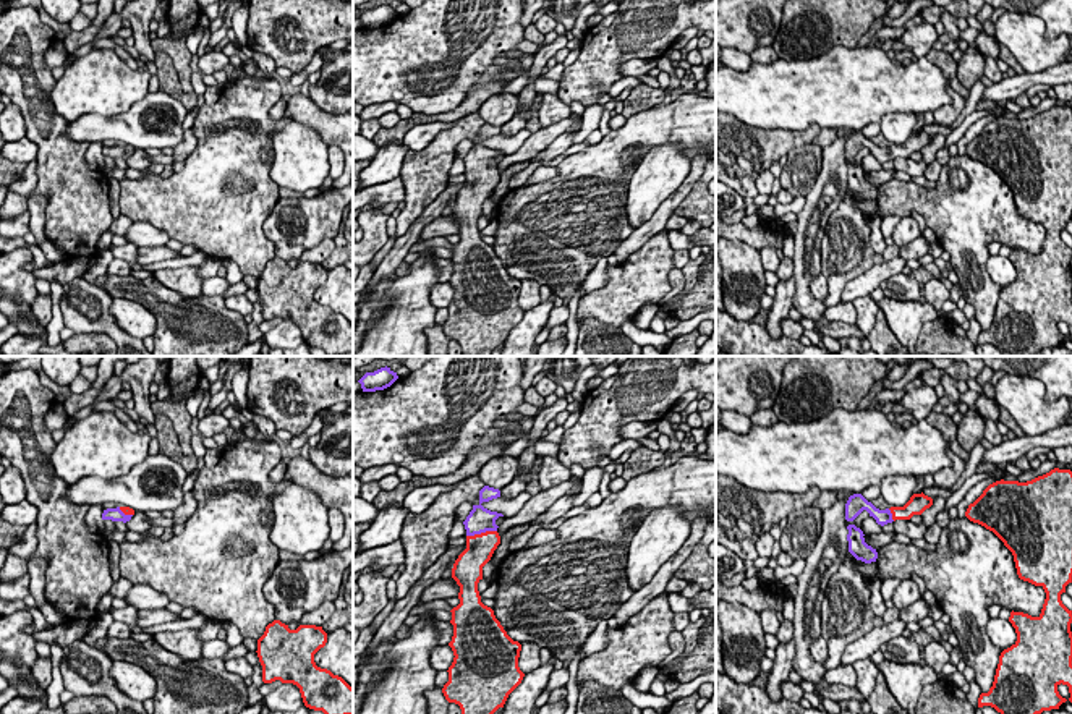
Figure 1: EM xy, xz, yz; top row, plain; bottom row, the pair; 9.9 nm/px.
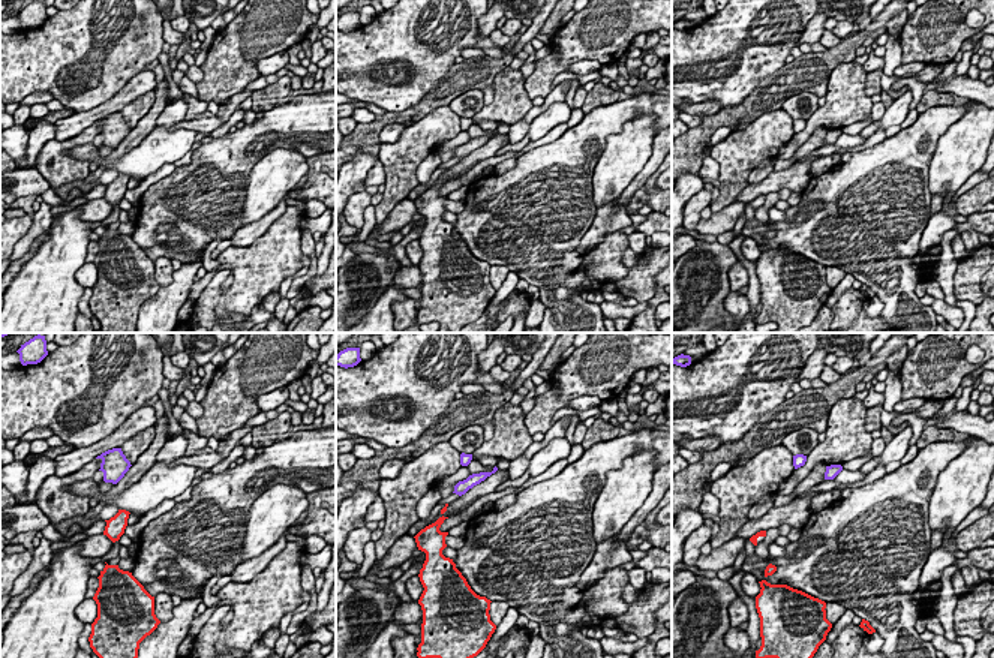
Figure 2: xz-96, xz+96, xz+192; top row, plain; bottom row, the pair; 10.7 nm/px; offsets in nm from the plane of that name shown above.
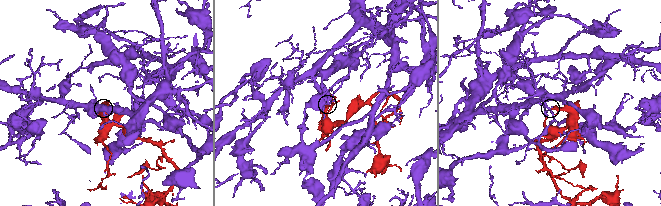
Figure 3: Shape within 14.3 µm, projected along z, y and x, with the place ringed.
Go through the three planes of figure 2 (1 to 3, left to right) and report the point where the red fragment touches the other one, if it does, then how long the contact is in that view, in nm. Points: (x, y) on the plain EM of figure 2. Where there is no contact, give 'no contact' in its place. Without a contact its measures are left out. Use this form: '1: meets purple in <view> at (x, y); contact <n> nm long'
1: no contact
2: no contact
3: no contact

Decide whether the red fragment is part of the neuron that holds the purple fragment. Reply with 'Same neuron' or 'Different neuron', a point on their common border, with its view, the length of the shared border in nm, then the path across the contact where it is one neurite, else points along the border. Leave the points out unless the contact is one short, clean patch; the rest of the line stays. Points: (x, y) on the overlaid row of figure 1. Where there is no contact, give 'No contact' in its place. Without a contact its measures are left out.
Same neuron. Touches purple at xz (481, 531). Shared border 320 nm. Path across: xz (480, 520), (481, 531), (480, 548)

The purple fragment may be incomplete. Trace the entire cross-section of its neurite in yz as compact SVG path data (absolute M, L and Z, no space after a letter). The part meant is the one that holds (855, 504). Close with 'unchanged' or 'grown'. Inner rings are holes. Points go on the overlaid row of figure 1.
M853 494L845 504L845 520L853 521L863 510L876 520L878 525L884 526L895 520L910 520L913 515L921 515L933 505L933 499L921 494L913 494L904 507L891 507L886 510L876 508L861 494Z; grown

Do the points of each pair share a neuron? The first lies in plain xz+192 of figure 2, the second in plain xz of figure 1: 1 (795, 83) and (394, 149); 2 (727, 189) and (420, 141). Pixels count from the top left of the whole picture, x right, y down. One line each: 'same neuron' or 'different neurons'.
1: different neurons
2: different neurons

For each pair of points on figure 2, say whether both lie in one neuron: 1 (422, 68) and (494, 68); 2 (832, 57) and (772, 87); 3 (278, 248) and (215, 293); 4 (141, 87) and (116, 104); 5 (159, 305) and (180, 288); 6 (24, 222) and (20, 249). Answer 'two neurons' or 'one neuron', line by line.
1: two neurons
2: one neuron
3: one neuron
4: one neuron
5: one neuron
6: two neurons

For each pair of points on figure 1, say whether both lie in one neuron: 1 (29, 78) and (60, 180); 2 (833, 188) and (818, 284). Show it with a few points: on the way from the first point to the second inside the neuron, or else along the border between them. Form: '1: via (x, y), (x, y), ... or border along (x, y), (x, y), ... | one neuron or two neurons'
1: via (36, 104), (57, 154) | one neuron
2: border along (821, 274), (810, 285), (810, 292), (820, 301) | two neurons

